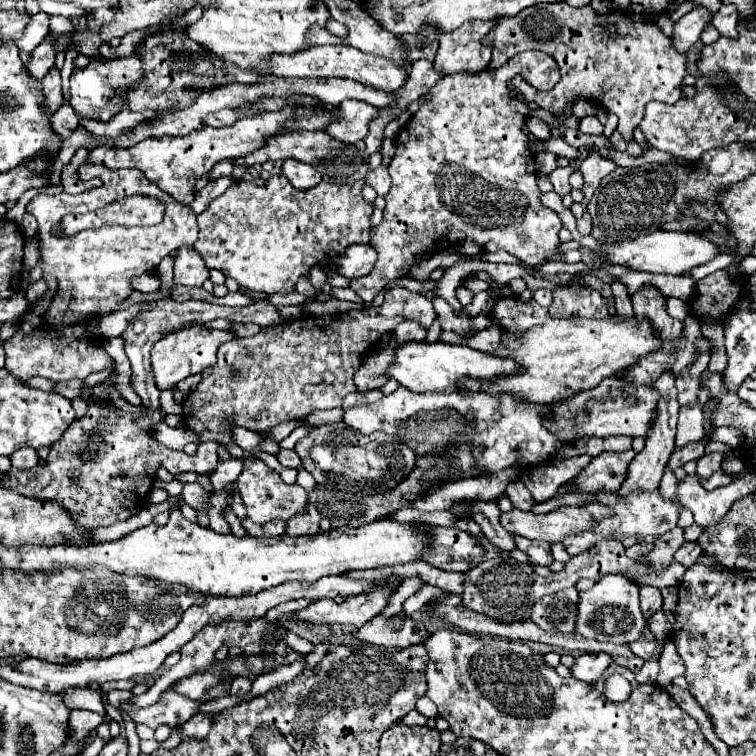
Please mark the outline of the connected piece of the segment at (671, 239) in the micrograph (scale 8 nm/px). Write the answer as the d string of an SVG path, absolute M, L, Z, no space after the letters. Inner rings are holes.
M652 232L634 242L622 242L622 246L602 246L602 252L612 264L622 264L638 272L654 272L654 274L684 274L696 266L710 262L720 254L720 248L702 238L702 234L690 232Z

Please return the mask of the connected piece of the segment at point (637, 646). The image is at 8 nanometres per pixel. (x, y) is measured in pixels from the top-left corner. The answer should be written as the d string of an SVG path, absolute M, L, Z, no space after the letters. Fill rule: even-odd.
M646 628L646 634L642 634L642 638L638 642L632 642L630 644L632 652L644 660L650 660L650 658L658 658L660 650L662 650L662 644L656 644L654 642L654 636L650 634L650 630Z

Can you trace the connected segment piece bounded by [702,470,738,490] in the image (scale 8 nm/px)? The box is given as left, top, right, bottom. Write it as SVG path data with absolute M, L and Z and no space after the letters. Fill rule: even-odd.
M718 470L718 472L714 474L714 478L708 478L702 486L708 488L708 490L714 490L714 488L720 488L720 486L728 486L728 484L734 482L736 478L738 478L738 474L728 474L728 472L724 472L724 470Z

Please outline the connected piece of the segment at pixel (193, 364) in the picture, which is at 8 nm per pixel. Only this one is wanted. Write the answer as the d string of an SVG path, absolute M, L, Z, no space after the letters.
M194 324L190 328L182 328L176 332L170 332L166 338L154 344L152 350L152 370L156 376L156 386L160 390L176 386L180 380L184 380L190 374L202 374L206 368L216 364L216 350L220 344L236 340L236 336L228 330L210 330L204 324Z

